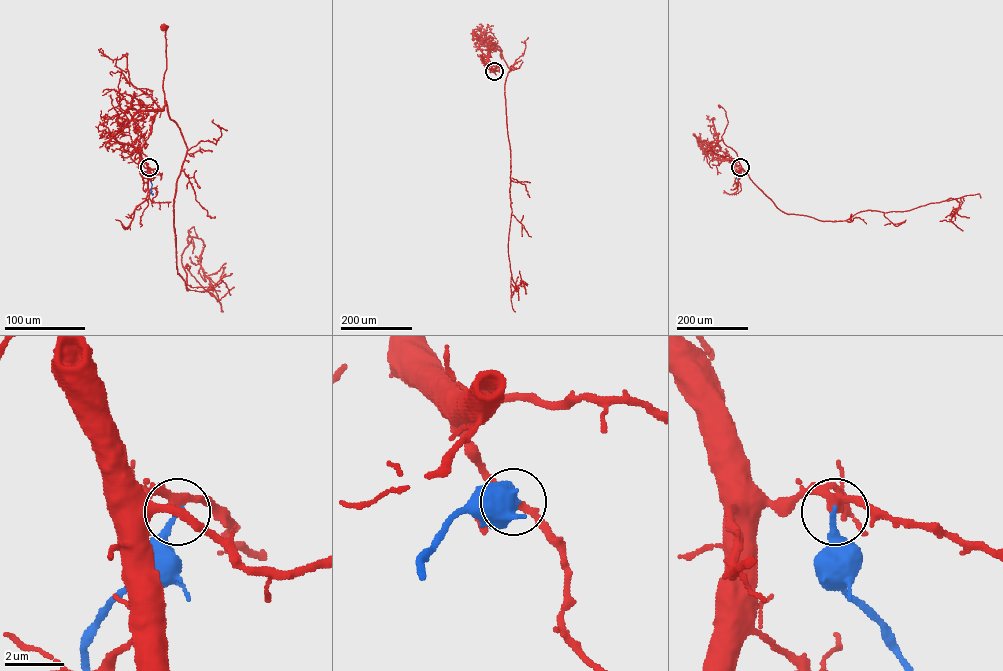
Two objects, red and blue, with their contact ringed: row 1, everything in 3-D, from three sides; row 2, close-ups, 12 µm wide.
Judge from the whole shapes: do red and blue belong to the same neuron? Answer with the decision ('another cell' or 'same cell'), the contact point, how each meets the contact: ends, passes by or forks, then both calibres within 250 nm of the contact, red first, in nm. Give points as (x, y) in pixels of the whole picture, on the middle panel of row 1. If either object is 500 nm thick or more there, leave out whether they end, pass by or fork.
another cell; place (494, 71); red forks; blue ends; calibres 240 and 220 nm

